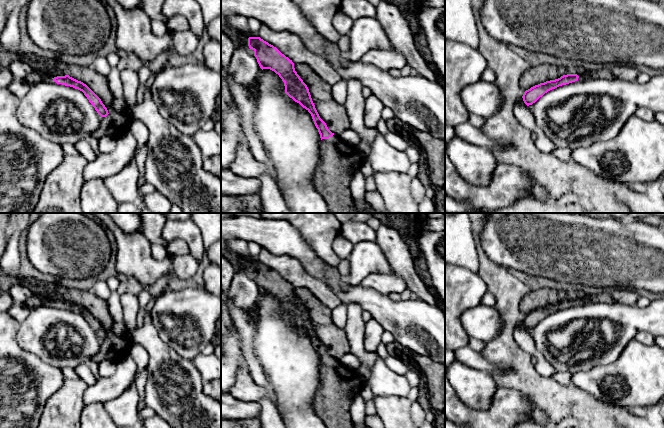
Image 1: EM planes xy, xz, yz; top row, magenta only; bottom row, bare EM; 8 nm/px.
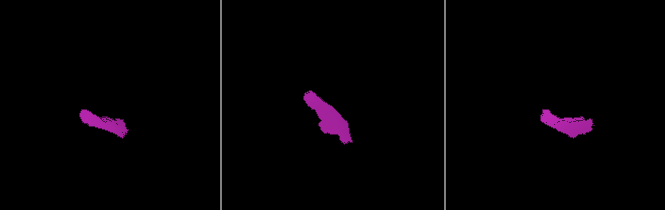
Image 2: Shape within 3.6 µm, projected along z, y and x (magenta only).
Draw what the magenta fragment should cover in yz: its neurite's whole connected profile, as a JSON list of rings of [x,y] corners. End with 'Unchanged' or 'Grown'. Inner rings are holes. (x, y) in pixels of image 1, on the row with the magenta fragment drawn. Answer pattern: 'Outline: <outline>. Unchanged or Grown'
Outline: [[[567,74],[561,76],[558,79],[546,81],[544,83],[535,85],[524,92],[522,96],[523,101],[527,106],[532,105],[548,91],[559,86],[575,82],[578,80],[578,78],[579,76],[577,74]]]. Unchanged

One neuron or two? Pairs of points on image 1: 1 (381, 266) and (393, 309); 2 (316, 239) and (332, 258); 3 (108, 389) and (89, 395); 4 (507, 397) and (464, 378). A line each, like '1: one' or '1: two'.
1: two
2: one
3: one
4: two

